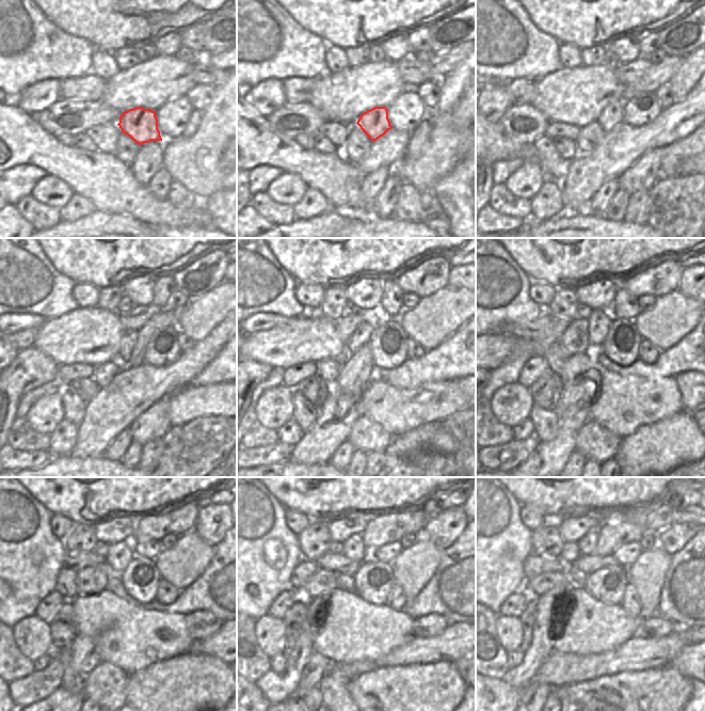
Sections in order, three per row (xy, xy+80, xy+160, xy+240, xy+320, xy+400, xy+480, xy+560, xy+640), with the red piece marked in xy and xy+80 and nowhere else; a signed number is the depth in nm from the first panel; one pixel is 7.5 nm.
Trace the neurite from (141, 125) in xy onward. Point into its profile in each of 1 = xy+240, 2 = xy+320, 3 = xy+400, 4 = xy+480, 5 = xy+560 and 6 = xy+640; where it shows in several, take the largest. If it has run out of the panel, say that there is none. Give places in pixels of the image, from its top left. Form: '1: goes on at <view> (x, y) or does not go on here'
1: goes on at xy+240 (129, 337)
2: goes on at xy+320 (361, 336)
3: goes on at xy+400 (599, 320)
4: goes on at xy+480 (119, 554)
5: goes on at xy+560 (354, 549)
6: goes on at xy+640 (587, 544)

